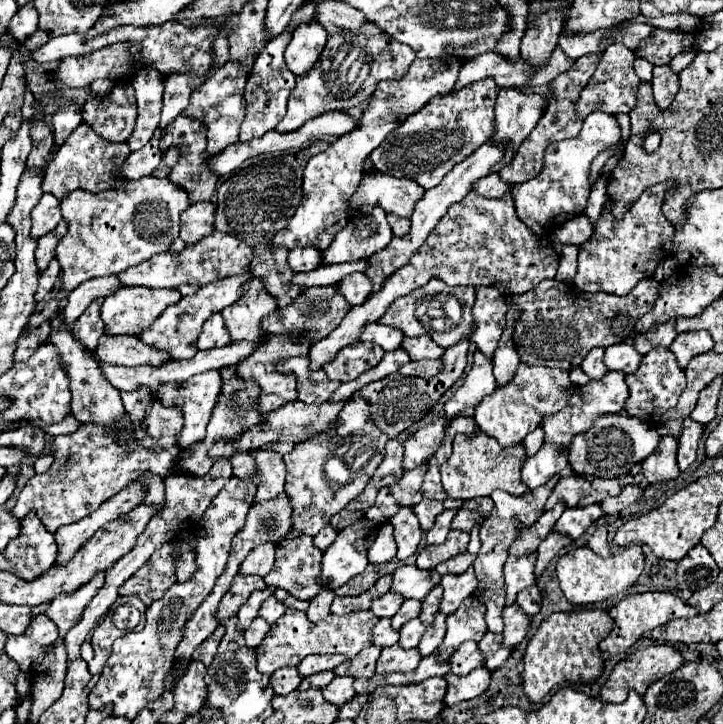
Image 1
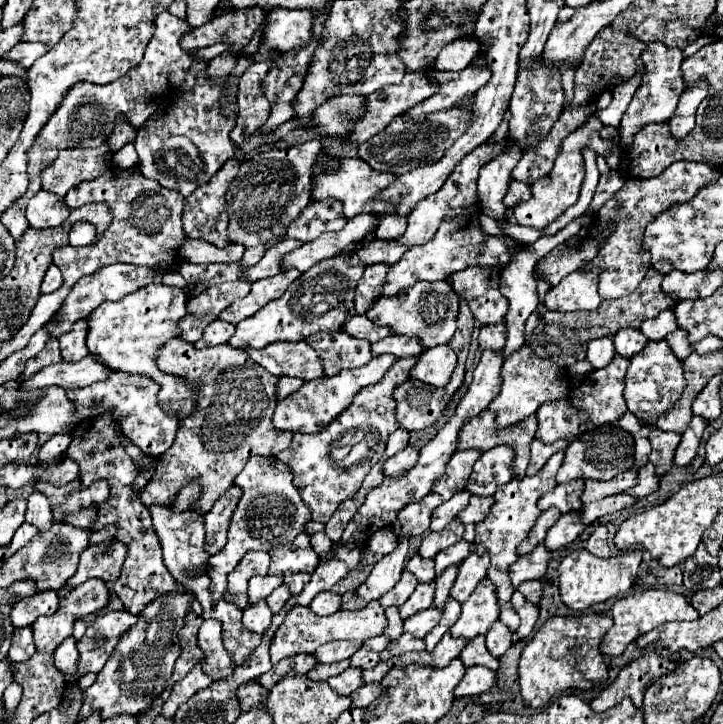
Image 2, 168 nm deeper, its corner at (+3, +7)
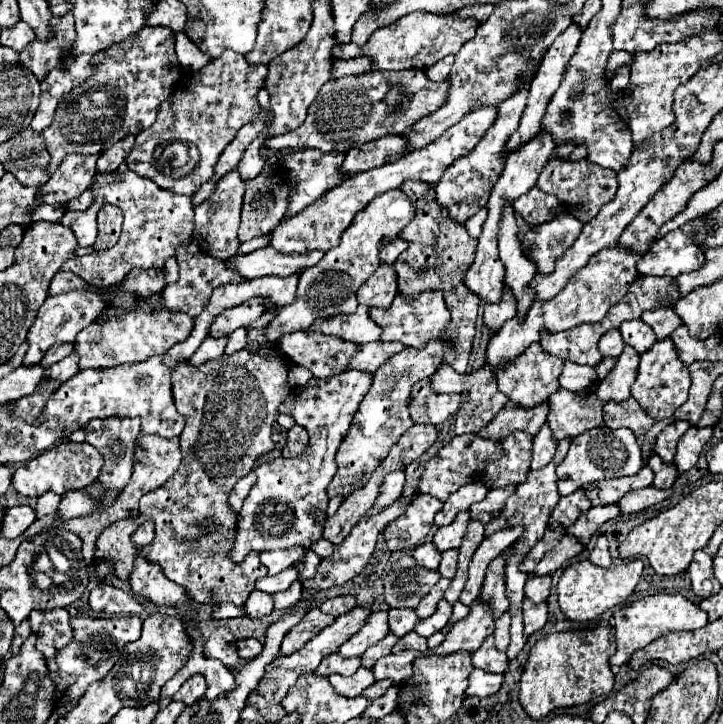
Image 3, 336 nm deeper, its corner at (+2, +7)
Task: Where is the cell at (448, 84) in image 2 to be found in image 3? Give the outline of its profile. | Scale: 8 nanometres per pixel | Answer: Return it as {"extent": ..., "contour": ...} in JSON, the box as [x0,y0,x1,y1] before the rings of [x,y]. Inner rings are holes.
{"extent":[263,70,449,152],"contour":[[[399,70],[399,72],[367,72],[357,76],[343,76],[329,80],[317,100],[309,106],[307,118],[301,128],[295,128],[283,136],[273,136],[263,142],[267,150],[287,150],[287,148],[317,148],[323,152],[347,152],[357,144],[365,144],[387,134],[403,134],[423,116],[435,112],[447,96],[449,84],[447,82],[431,82],[421,70]],[[397,84],[405,88],[405,100],[393,112],[385,104],[385,92]]]}

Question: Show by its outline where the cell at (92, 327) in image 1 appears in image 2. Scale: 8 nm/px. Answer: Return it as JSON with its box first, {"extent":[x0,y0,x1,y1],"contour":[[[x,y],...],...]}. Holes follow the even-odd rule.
{"extent":[60,320,88,362],"contour":[[[78,320],[72,326],[72,332],[60,336],[60,350],[66,362],[78,362],[88,354],[88,348],[84,344],[86,334],[88,334],[88,320]]]}

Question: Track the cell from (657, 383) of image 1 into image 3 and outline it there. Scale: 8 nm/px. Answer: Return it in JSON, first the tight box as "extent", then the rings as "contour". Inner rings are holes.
{"extent":[631,338,691,420],"contour":[[[665,338],[661,342],[657,340],[653,344],[653,348],[649,348],[647,352],[641,354],[637,380],[631,386],[631,394],[653,420],[663,420],[663,418],[671,418],[675,414],[675,410],[687,400],[689,384],[691,384],[691,378],[689,378],[687,366],[679,360],[673,340]]]}

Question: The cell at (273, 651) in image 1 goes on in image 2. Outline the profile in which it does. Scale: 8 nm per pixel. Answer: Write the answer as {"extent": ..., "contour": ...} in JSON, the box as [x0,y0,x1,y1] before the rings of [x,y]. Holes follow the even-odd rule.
{"extent":[270,600,386,664],"contour":[[[372,600],[372,604],[368,604],[362,610],[356,610],[356,612],[340,610],[340,612],[334,612],[330,616],[324,616],[324,618],[316,616],[306,606],[296,606],[296,608],[288,610],[288,616],[284,618],[284,622],[280,624],[280,628],[276,630],[276,634],[272,638],[270,660],[272,660],[272,664],[278,664],[282,658],[314,652],[318,646],[322,646],[326,642],[332,642],[332,640],[364,642],[368,638],[380,636],[382,630],[384,630],[384,626],[386,626],[386,616],[384,616],[384,608],[380,606],[378,600]]]}

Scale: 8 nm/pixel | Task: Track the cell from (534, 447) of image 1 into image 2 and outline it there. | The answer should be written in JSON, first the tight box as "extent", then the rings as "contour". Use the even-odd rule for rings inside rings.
{"extent":[536,400,586,444],"contour":[[[566,400],[542,404],[542,408],[536,412],[536,418],[538,418],[536,438],[546,444],[586,430],[584,426],[586,414],[572,408]]]}

